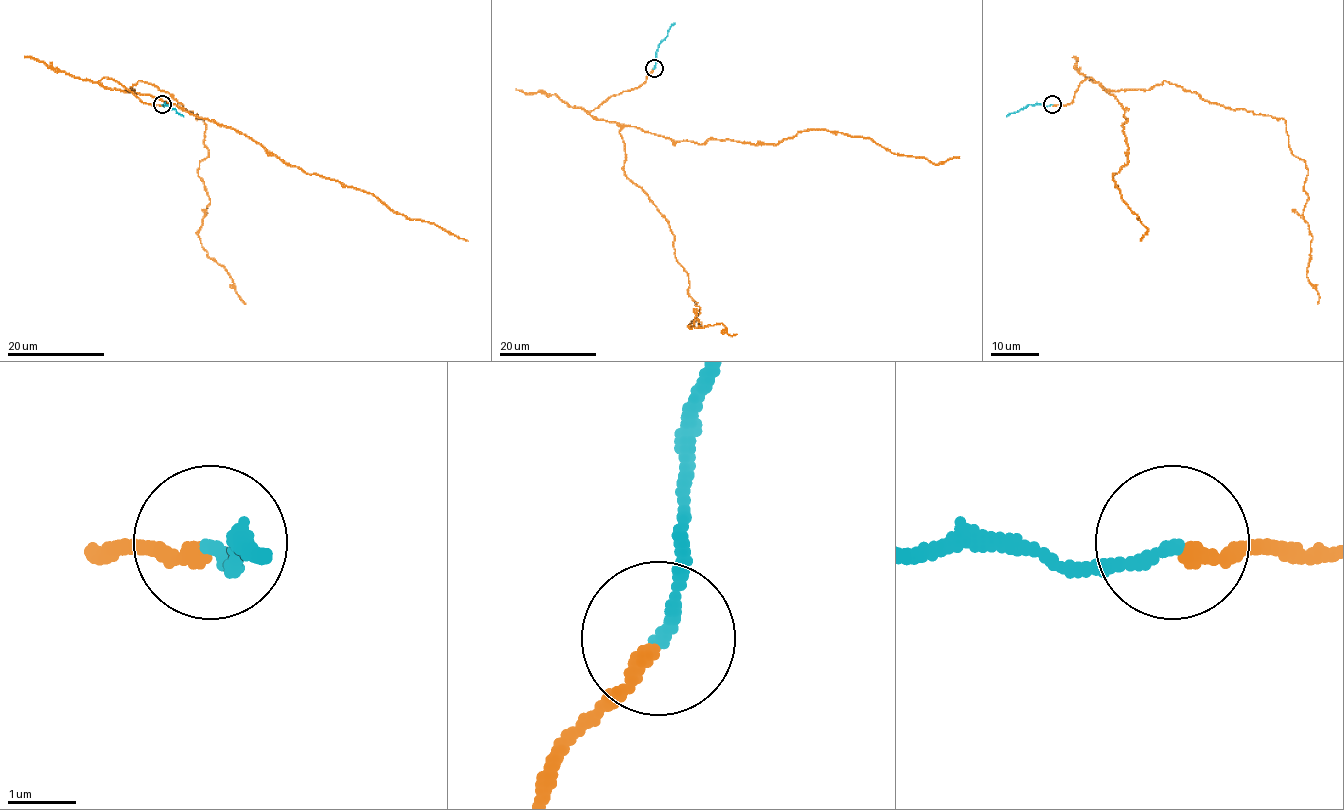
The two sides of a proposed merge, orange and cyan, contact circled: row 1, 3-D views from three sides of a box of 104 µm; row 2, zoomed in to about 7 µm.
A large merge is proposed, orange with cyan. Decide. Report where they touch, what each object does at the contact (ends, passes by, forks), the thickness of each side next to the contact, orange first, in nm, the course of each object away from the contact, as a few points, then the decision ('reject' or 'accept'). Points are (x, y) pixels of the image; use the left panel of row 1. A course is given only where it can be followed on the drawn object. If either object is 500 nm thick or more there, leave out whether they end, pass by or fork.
place (162, 104); orange ends; cyan ends; calibres 220 and 190 nm; course orange (163, 104), (98, 81), (155, 85), (205, 125), (198, 175), (210, 203), (198, 236), (245, 304); course cyan (163, 104), (183, 117); accept

